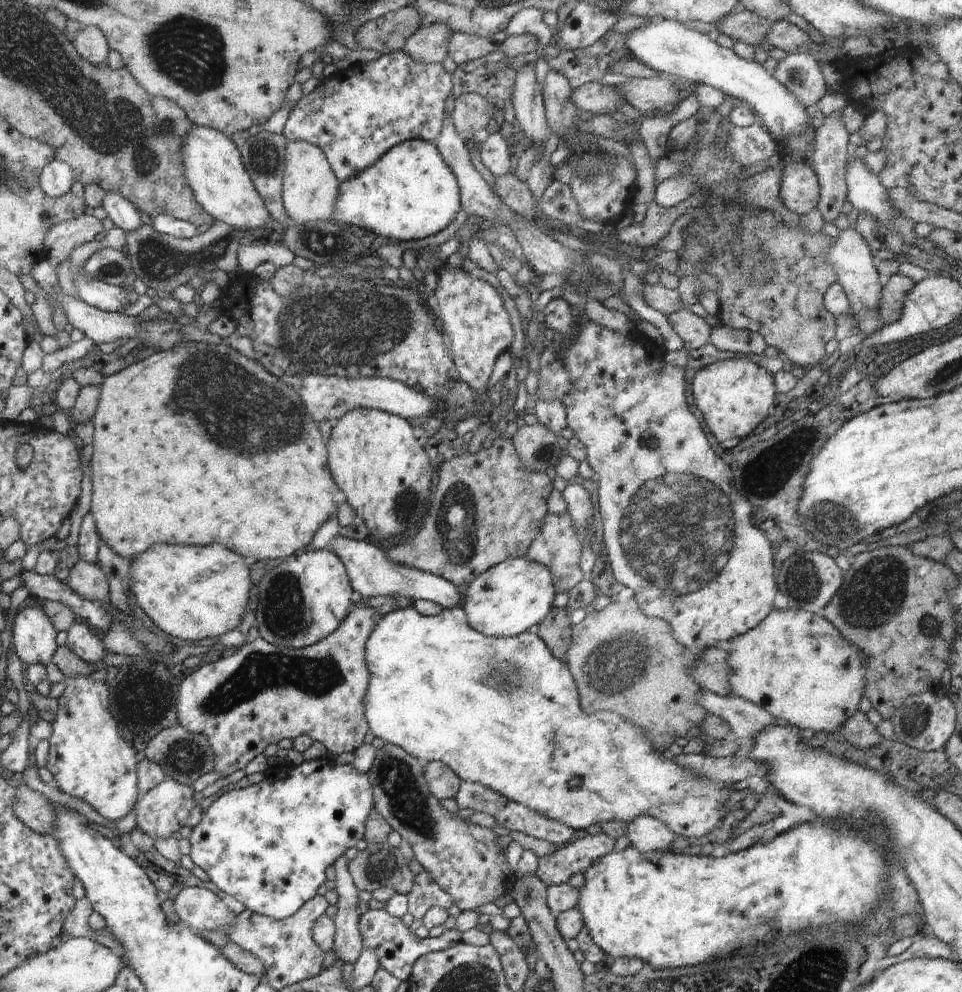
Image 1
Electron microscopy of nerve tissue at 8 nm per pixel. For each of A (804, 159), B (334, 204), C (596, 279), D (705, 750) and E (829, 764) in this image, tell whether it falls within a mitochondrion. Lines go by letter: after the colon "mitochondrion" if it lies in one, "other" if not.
A: other
B: other
C: mitochondrion
D: other
E: other

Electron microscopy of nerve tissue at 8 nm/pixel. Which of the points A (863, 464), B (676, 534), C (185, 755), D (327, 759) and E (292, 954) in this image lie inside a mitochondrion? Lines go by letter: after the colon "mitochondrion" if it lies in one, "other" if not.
A: other
B: mitochondrion
C: mitochondrion
D: other
E: other

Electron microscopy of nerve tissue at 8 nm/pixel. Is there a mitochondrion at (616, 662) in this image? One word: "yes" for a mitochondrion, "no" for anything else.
yes

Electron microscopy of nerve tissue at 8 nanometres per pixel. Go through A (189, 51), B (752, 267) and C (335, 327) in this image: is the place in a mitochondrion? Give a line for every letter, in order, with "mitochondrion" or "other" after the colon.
A: mitochondrion
B: mitochondrion
C: mitochondrion

